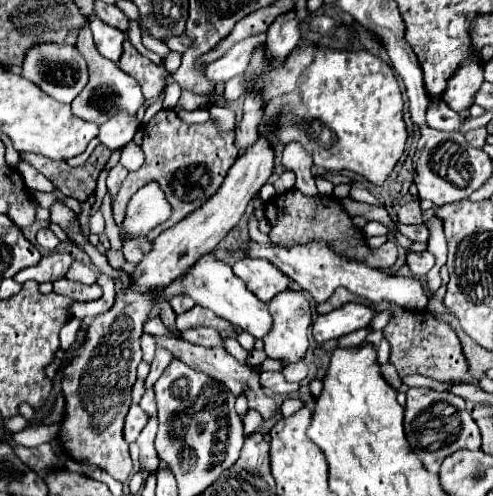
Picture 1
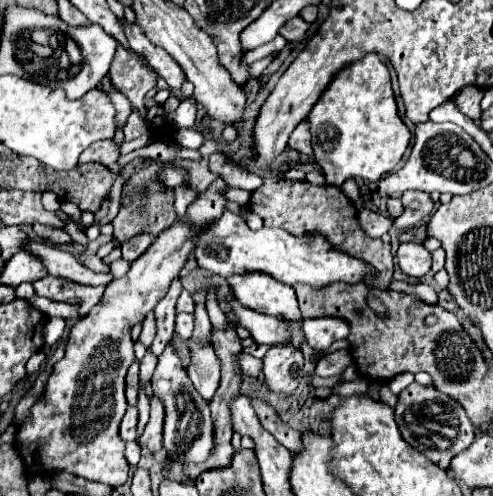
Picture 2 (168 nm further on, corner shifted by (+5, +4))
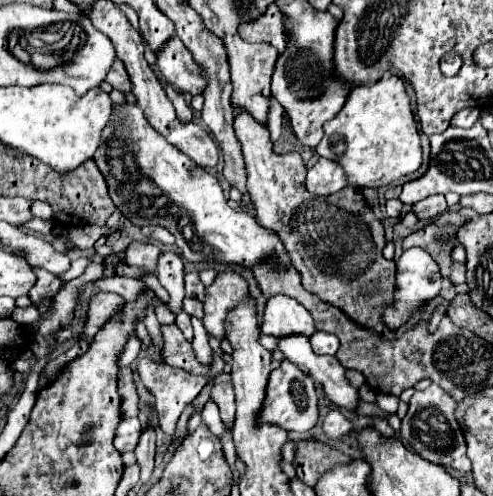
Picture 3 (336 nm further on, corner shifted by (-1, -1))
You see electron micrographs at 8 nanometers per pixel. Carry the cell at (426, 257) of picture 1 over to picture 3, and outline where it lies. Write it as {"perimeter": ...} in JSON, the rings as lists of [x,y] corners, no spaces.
{"perimeter":[[[422,247],[406,249],[402,253],[402,257],[398,259],[398,263],[396,263],[396,293],[394,293],[396,309],[388,309],[384,313],[384,323],[388,323],[390,327],[398,329],[412,315],[414,309],[418,309],[428,299],[432,299],[432,297],[438,295],[440,283],[442,283],[442,275],[440,275],[438,263]]]}

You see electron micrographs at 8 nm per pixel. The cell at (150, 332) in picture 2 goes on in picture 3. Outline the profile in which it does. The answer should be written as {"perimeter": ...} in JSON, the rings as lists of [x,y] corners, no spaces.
{"perimeter":[[[161,303],[155,308],[156,317],[161,324],[171,325],[175,321],[175,315],[168,309],[166,304]]]}

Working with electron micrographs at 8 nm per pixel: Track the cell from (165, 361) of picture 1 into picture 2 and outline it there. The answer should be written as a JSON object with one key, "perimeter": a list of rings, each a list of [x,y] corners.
{"perimeter":[[[176,278],[172,284],[170,284],[170,290],[168,294],[158,302],[158,306],[154,308],[154,314],[156,314],[156,322],[158,322],[158,332],[156,332],[156,338],[150,346],[150,350],[160,356],[166,348],[166,344],[170,342],[172,334],[174,334],[174,316],[176,316],[176,300],[182,292],[182,282],[180,278]]]}

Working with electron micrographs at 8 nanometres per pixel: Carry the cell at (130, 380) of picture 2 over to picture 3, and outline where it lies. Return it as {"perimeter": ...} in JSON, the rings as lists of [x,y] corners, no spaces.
{"perimeter":[[[122,367],[118,373],[118,391],[122,397],[122,411],[126,417],[136,417],[140,413],[140,399],[136,393],[136,385],[132,379],[132,369],[130,367]]]}

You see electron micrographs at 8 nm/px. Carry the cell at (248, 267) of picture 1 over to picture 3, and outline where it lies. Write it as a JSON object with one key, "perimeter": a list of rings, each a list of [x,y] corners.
{"perimeter":[[[272,295],[264,307],[264,321],[260,331],[272,337],[284,337],[292,333],[312,335],[316,329],[312,315],[296,299],[286,295]]]}

